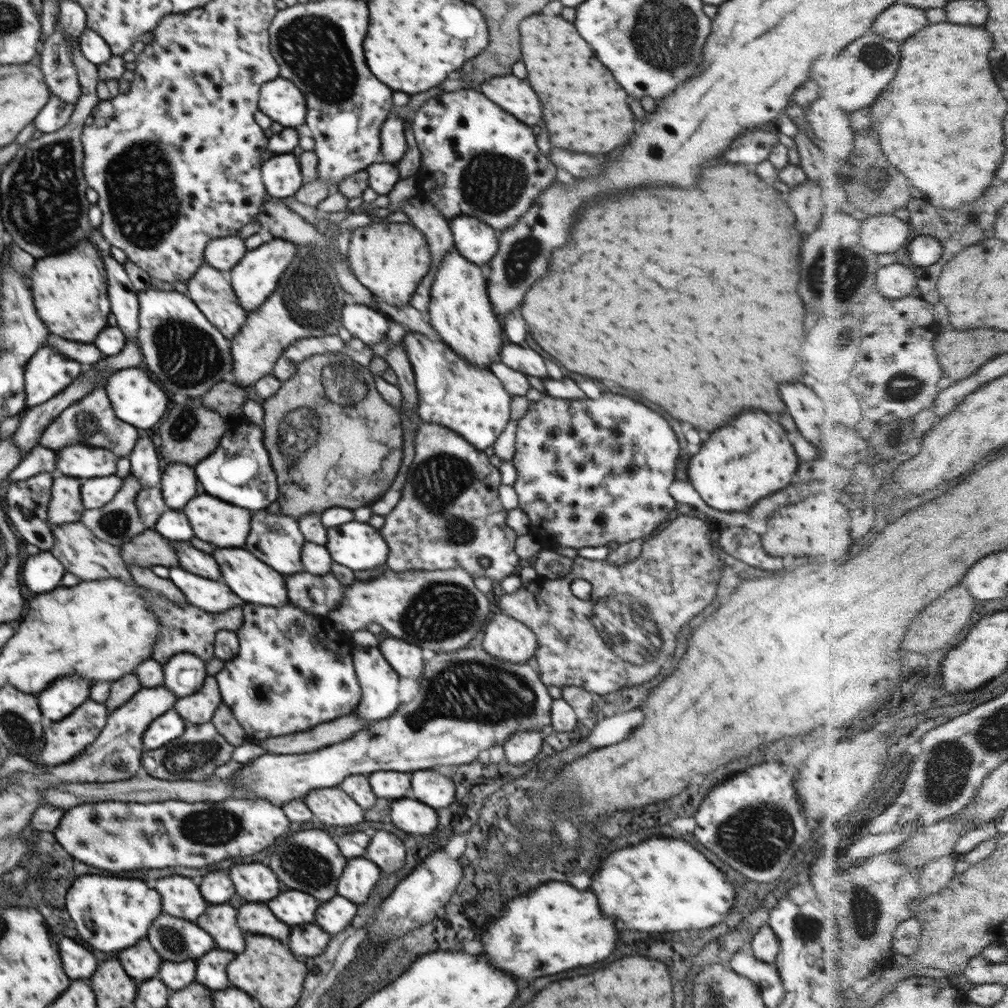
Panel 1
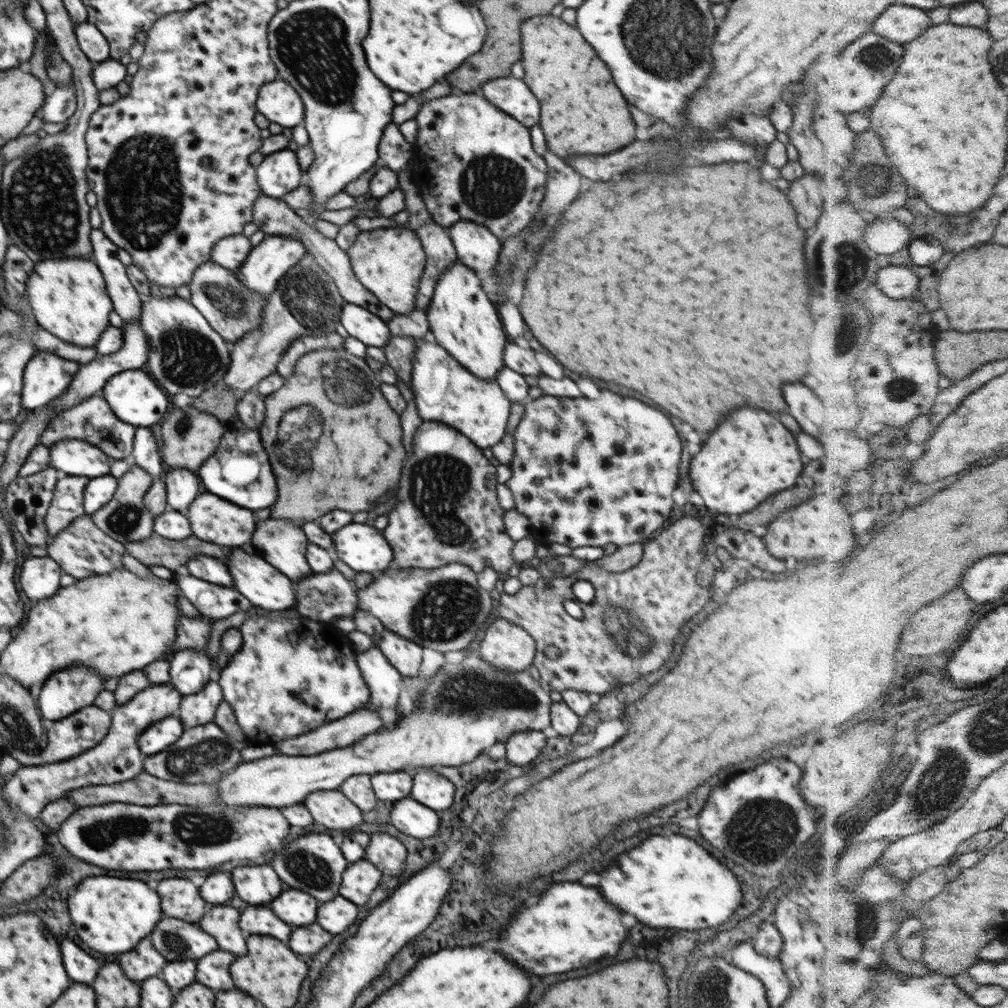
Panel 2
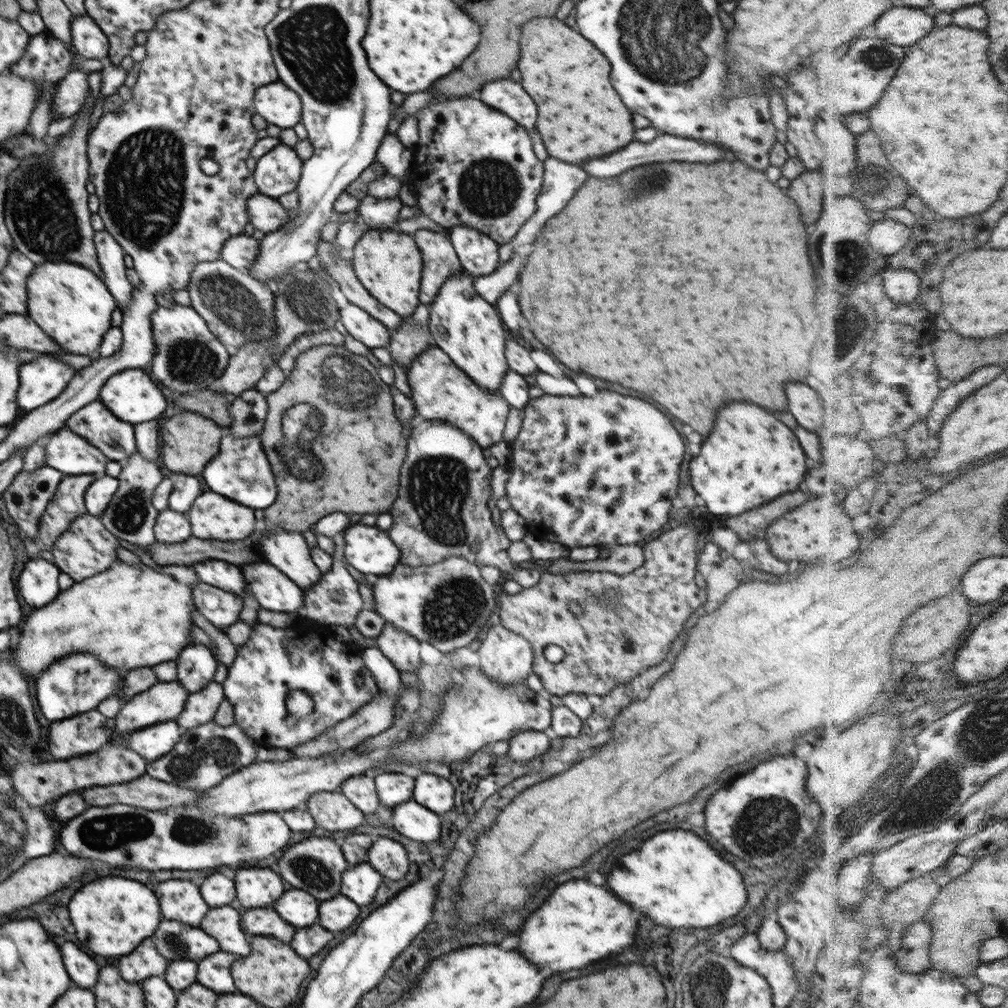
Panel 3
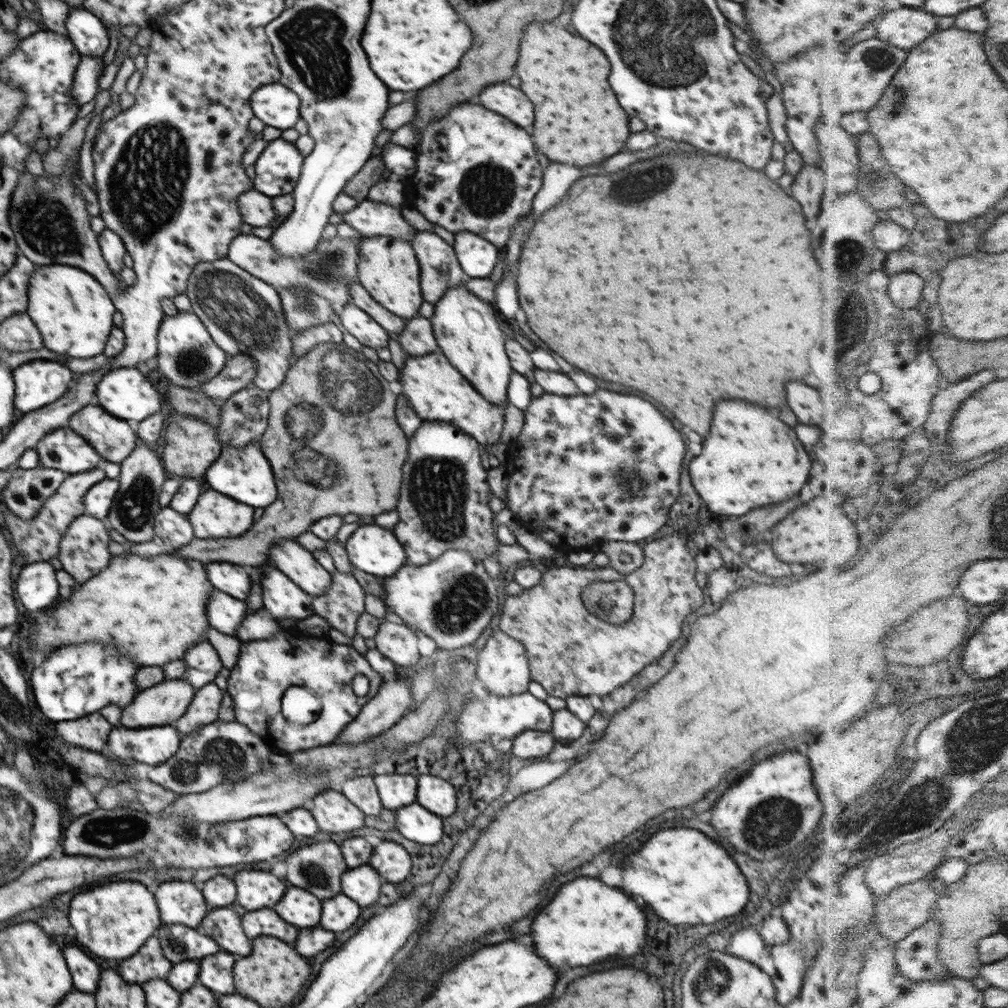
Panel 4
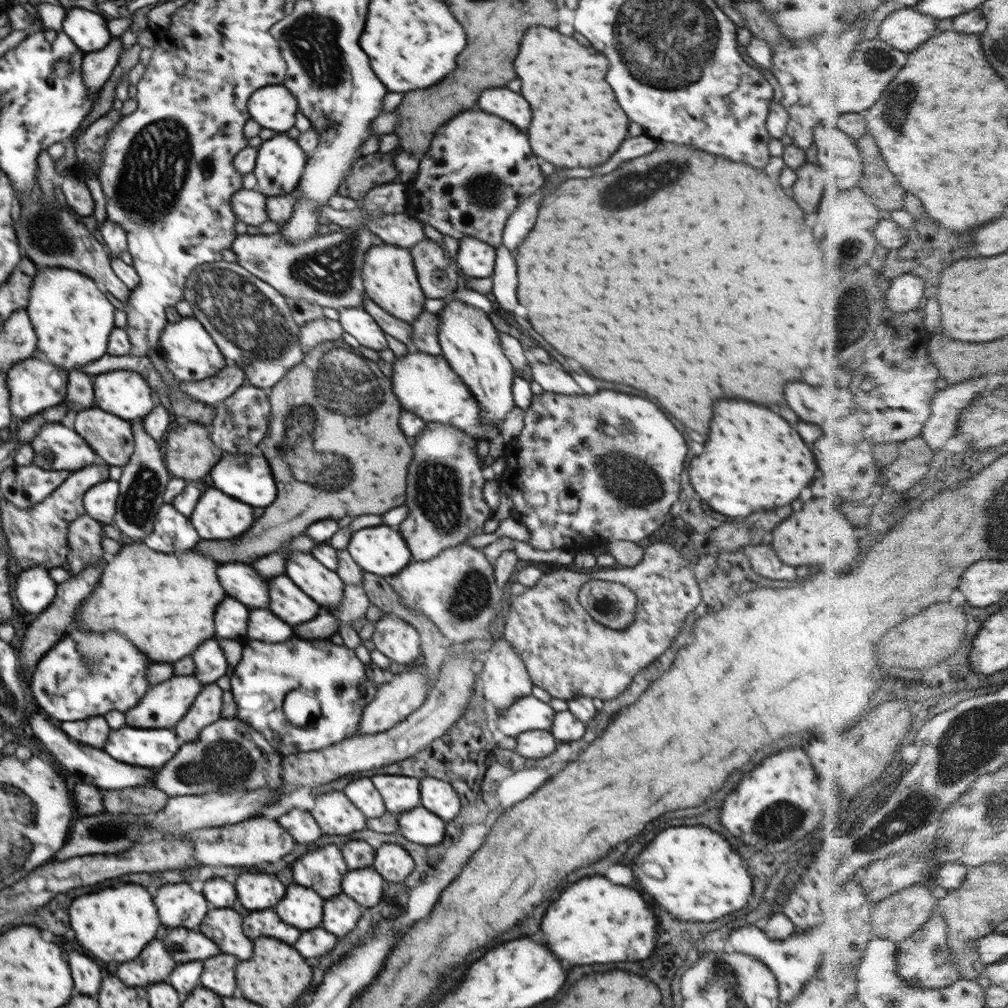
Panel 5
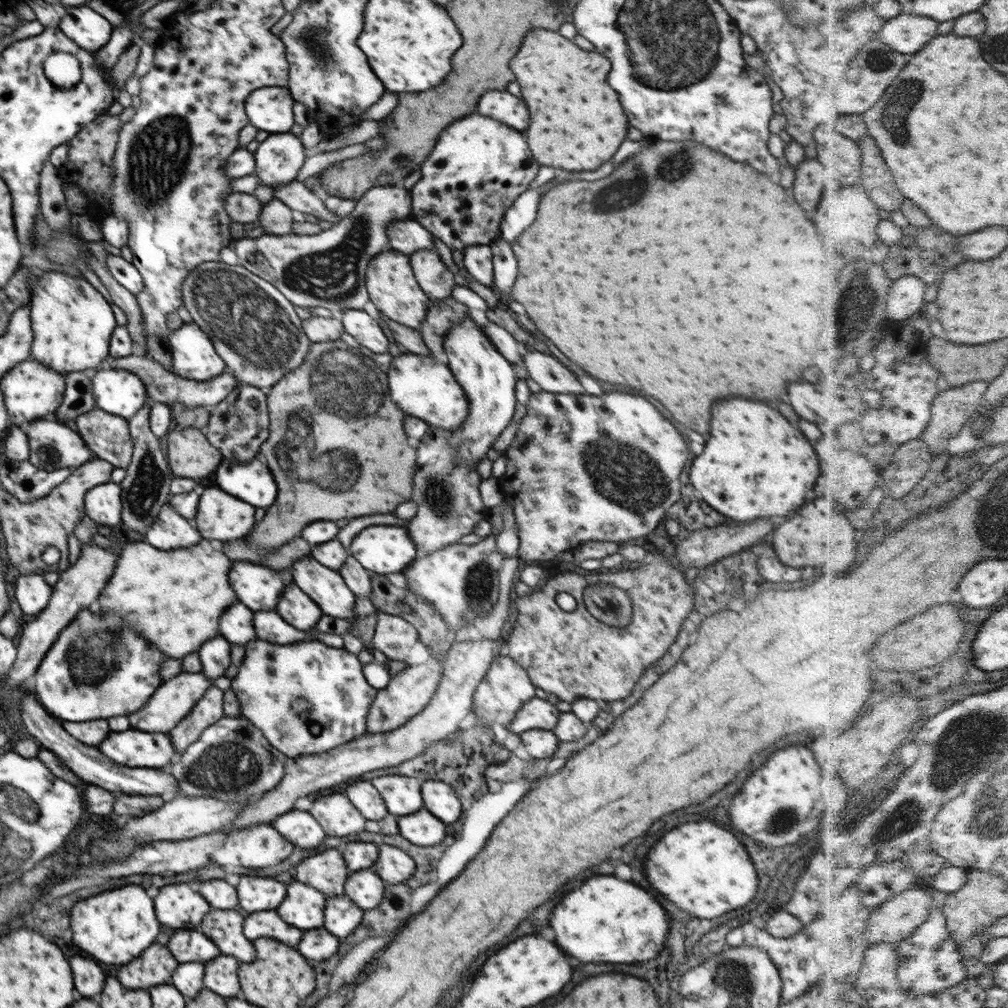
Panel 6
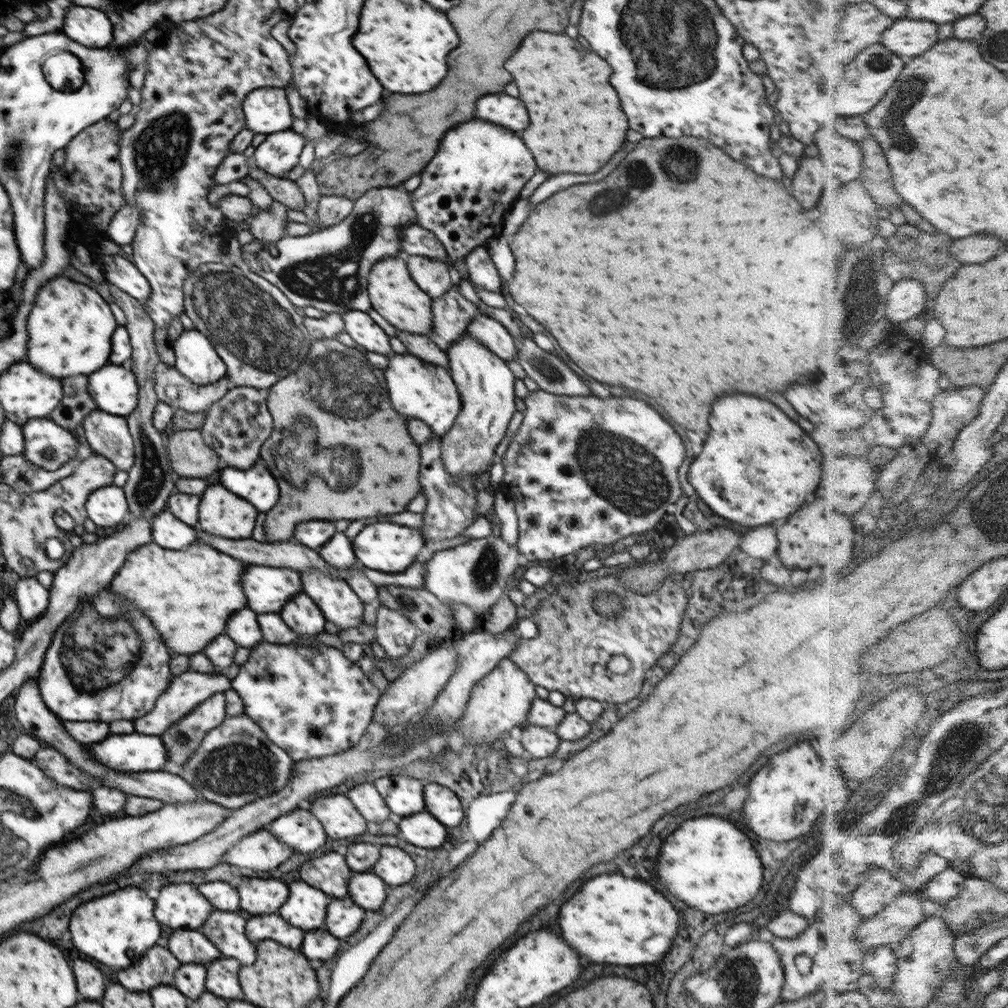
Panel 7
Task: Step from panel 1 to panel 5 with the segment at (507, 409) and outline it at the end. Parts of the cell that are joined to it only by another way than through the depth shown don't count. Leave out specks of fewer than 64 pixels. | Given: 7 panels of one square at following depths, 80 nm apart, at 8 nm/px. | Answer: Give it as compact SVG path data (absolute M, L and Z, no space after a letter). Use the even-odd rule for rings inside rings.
M409 352L393 362L390 379L401 408L413 412L426 423L438 422L452 425L462 432L484 437L488 441L499 436L500 429L497 426L481 422L481 408L477 400L461 378L452 370L443 355L434 356L422 354L422 352Z

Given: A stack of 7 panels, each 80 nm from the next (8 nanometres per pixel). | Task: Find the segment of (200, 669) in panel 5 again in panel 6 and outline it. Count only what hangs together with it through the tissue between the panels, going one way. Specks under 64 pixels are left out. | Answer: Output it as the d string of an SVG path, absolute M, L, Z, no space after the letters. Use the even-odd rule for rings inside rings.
M218 636L204 642L197 652L203 666L201 670L208 678L215 679L225 676L226 669L230 666L230 647L224 637Z

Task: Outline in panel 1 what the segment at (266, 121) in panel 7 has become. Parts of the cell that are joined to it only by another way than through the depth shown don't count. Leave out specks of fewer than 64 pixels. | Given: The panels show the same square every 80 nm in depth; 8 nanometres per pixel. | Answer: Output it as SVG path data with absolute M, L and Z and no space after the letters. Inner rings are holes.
M280 76L260 87L258 108L283 127L301 129L306 122L304 95L293 82Z

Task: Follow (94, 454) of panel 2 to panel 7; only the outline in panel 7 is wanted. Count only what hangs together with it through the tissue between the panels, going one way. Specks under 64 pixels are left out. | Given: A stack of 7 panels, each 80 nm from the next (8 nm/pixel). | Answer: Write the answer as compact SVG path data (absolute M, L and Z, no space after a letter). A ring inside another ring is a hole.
M30 419L20 427L24 437L24 458L44 470L56 470L72 459L80 462L87 453L81 437L53 420Z

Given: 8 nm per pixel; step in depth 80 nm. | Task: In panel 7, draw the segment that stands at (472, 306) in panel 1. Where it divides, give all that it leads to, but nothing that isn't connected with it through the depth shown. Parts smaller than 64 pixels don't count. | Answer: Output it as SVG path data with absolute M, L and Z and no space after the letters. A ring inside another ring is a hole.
M467 332L450 345L446 352L449 358L449 373L456 383L461 409L446 434L441 437L441 459L445 469L453 478L477 477L490 470L494 461L496 446L506 434L512 415L516 412L515 380L505 360L488 351L482 342L474 340Z

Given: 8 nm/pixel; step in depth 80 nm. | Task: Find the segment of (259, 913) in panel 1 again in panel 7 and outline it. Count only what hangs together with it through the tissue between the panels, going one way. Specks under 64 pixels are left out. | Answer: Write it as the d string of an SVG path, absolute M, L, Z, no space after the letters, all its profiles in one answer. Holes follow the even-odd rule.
M264 914L264 916L252 916L246 924L246 934L250 942L260 940L276 940L282 946L288 946L292 950L300 948L304 930L298 930L290 926L286 920L282 920L278 914Z

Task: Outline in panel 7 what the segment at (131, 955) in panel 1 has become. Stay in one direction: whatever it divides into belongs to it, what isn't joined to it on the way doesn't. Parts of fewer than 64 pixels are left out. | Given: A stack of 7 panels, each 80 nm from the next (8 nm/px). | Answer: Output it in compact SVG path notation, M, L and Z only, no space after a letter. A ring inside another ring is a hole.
M154 946L144 954L144 958L140 958L140 962L136 962L136 966L120 970L116 980L132 992L148 992L160 984L173 984L172 976L180 965L181 962L168 952L168 948Z

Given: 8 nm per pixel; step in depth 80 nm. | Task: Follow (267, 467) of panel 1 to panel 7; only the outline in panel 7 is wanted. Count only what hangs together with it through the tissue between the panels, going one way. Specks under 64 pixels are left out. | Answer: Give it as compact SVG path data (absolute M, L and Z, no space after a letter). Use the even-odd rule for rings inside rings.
M260 461L246 470L222 465L220 482L224 488L240 494L240 498L248 500L260 512L268 512L278 502L278 484Z

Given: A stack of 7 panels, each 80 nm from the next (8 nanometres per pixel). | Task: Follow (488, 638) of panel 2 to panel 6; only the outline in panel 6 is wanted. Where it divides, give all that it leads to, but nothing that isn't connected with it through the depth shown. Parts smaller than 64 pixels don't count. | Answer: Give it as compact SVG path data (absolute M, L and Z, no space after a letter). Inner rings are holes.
M503 651L503 654L499 654L491 662L488 672L476 687L471 711L476 714L477 720L488 728L491 728L494 723L507 728L522 706L535 698L535 688L528 673Z

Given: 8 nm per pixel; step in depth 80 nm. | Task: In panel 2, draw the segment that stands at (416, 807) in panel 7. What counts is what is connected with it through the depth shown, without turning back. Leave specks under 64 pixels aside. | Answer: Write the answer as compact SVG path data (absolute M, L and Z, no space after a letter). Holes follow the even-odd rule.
M404 771L380 772L371 777L375 795L378 799L390 802L398 802L406 796L410 797L412 790L413 776Z

